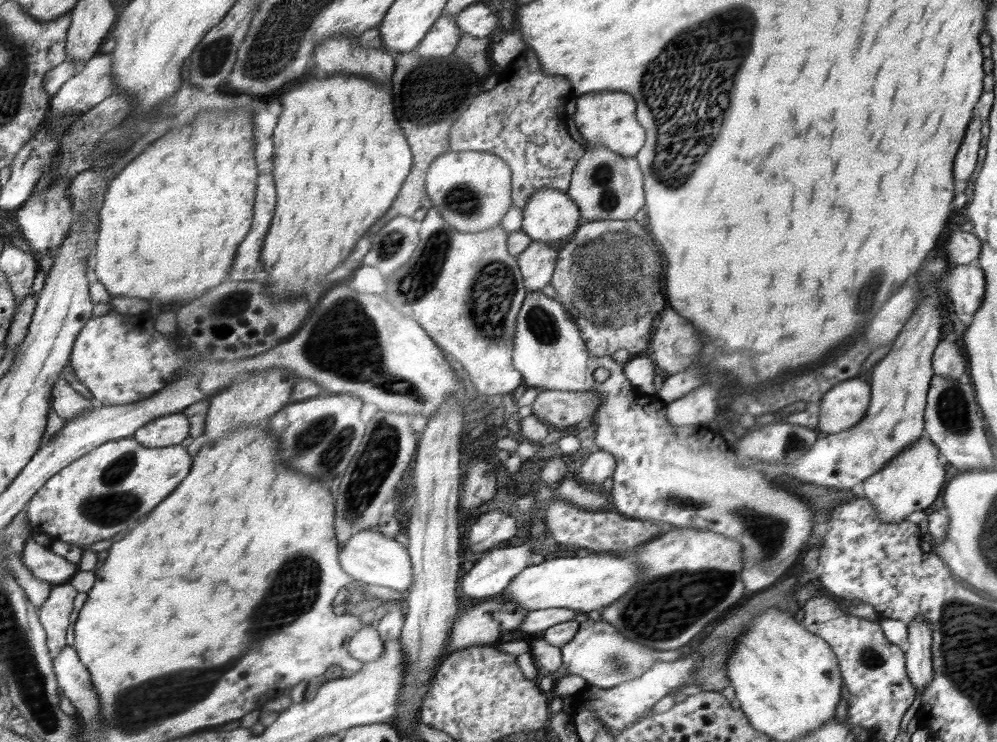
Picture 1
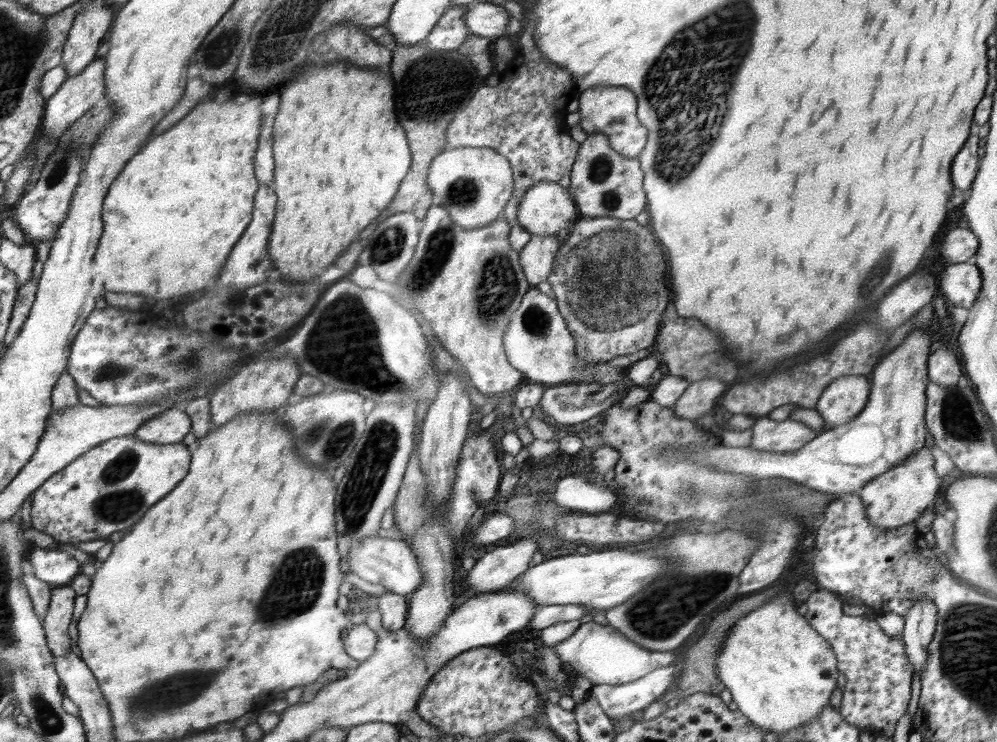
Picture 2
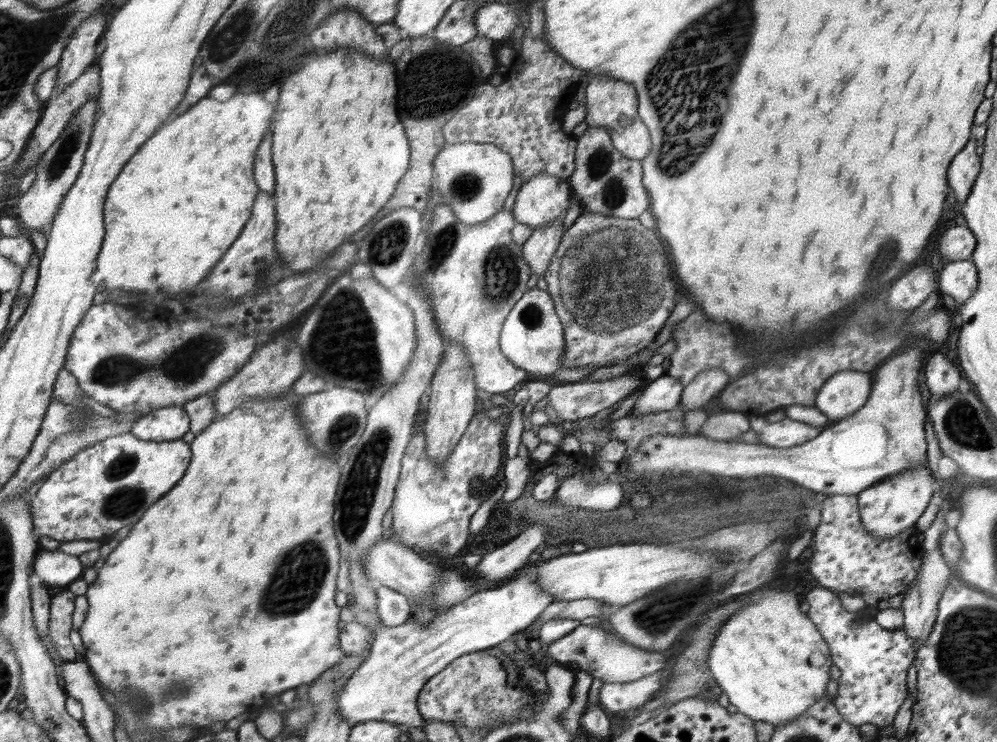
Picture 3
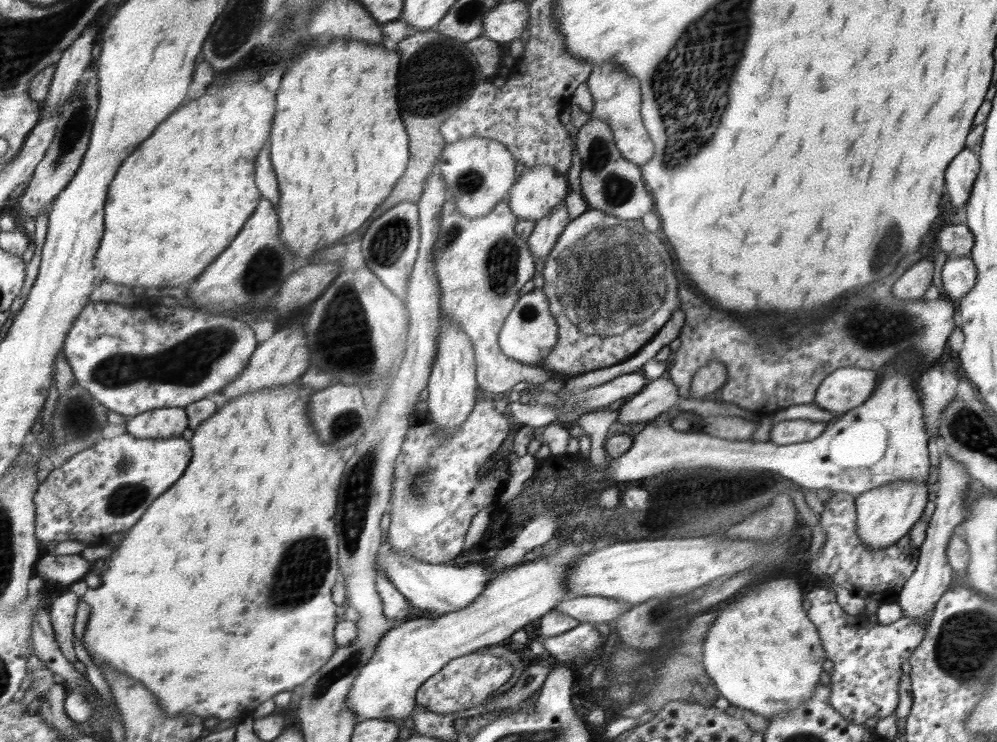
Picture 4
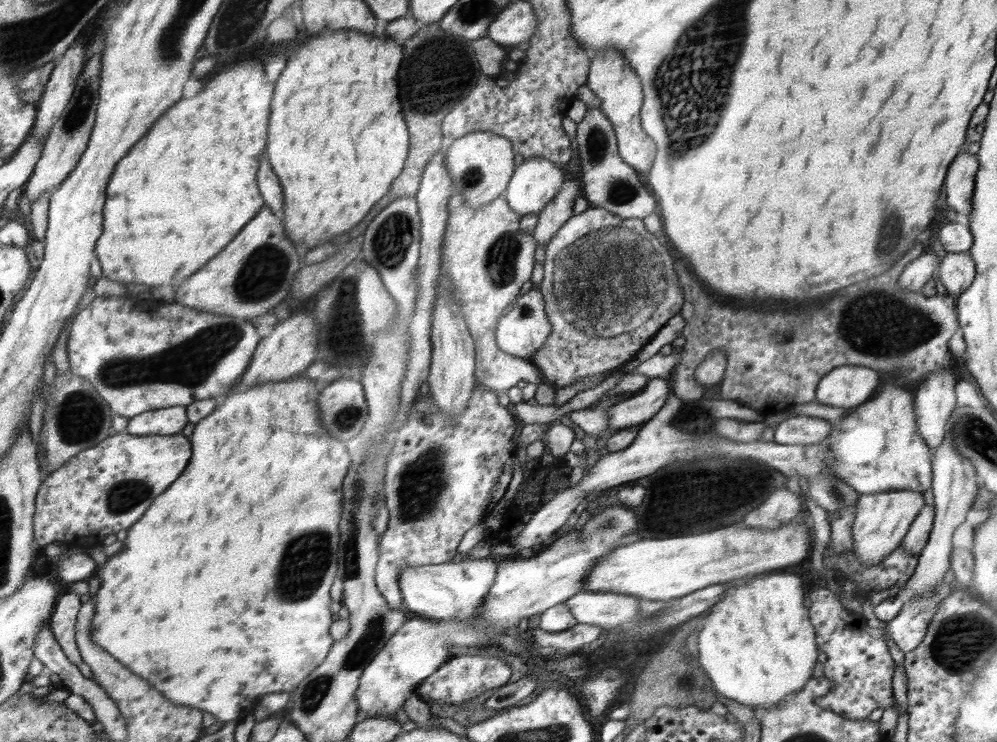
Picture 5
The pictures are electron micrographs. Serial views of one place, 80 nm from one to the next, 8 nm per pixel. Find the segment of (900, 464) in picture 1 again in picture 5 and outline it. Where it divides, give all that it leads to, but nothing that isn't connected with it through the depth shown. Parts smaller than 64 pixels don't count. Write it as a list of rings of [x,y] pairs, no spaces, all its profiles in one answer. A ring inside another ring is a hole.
[[[909,490],[882,491],[869,495],[860,495],[852,527],[853,549],[858,560],[865,565],[878,564],[901,544],[906,532],[919,510],[925,505],[925,496],[921,492]]]

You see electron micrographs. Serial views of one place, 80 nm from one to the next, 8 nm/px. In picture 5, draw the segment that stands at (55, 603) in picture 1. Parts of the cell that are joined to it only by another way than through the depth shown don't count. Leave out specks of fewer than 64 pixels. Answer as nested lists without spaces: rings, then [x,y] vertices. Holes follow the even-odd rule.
[[[73,592],[65,593],[55,604],[54,614],[49,620],[55,639],[60,643],[67,659],[76,666],[82,664],[80,652],[74,642],[74,624],[76,614],[79,614],[78,610],[80,610],[80,595]]]

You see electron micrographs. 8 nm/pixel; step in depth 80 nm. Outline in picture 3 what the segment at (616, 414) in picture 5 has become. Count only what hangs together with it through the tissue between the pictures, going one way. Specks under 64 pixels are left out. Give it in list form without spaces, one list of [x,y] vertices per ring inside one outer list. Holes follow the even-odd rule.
[[[666,374],[646,384],[638,394],[630,415],[645,415],[672,410],[682,402],[684,384]]]

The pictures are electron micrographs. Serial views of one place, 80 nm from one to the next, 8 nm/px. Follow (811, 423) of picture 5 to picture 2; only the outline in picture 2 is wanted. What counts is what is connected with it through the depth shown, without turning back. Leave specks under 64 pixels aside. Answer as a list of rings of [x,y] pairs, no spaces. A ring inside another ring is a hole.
[[[769,416],[756,418],[751,429],[753,434],[749,447],[768,452],[796,452],[818,435],[796,420],[788,418],[778,422]]]

